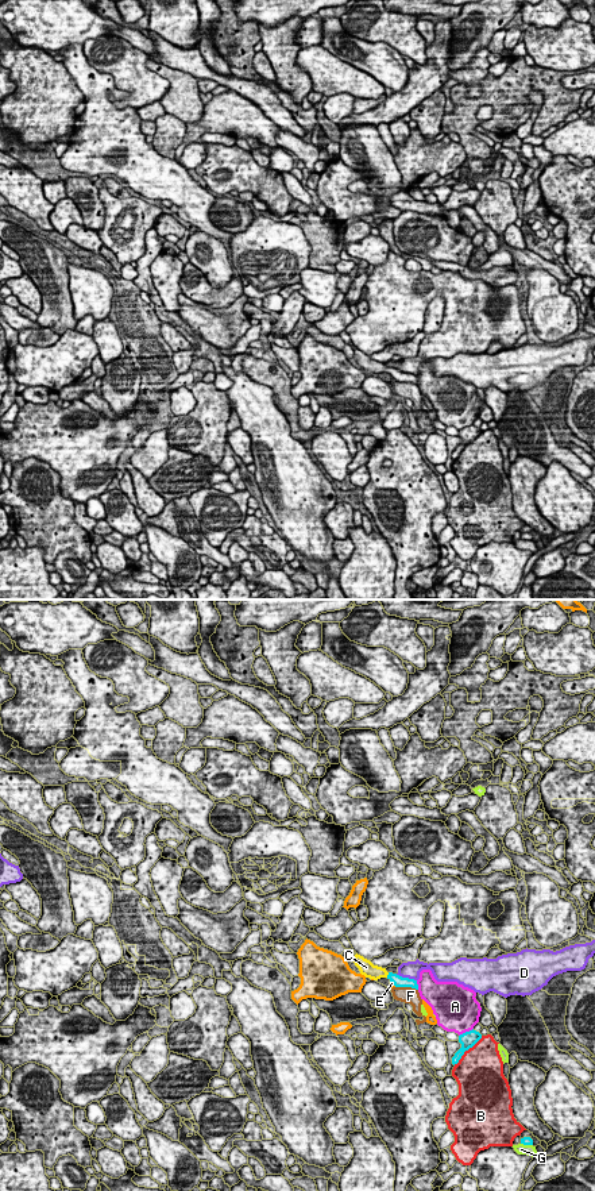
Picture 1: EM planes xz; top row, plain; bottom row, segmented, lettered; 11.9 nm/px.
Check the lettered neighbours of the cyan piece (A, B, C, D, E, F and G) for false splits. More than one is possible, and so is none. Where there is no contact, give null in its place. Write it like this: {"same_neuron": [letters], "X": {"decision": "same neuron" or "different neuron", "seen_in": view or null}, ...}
{"same_neuron": ["C"], "A": {"decision": "different neuron", "seen_in": "xz"}, "B": {"decision": "different neuron", "seen_in": "xz"}, "C": {"decision": "same neuron", "seen_in": "xz"}, "D": {"decision": "different neuron", "seen_in": "xz"}, "E": {"decision": "different neuron", "seen_in": "xz"}, "F": {"decision": "different neuron", "seen_in": "xz"}, "G": {"decision": "different neuron", "seen_in": "xz"}}

